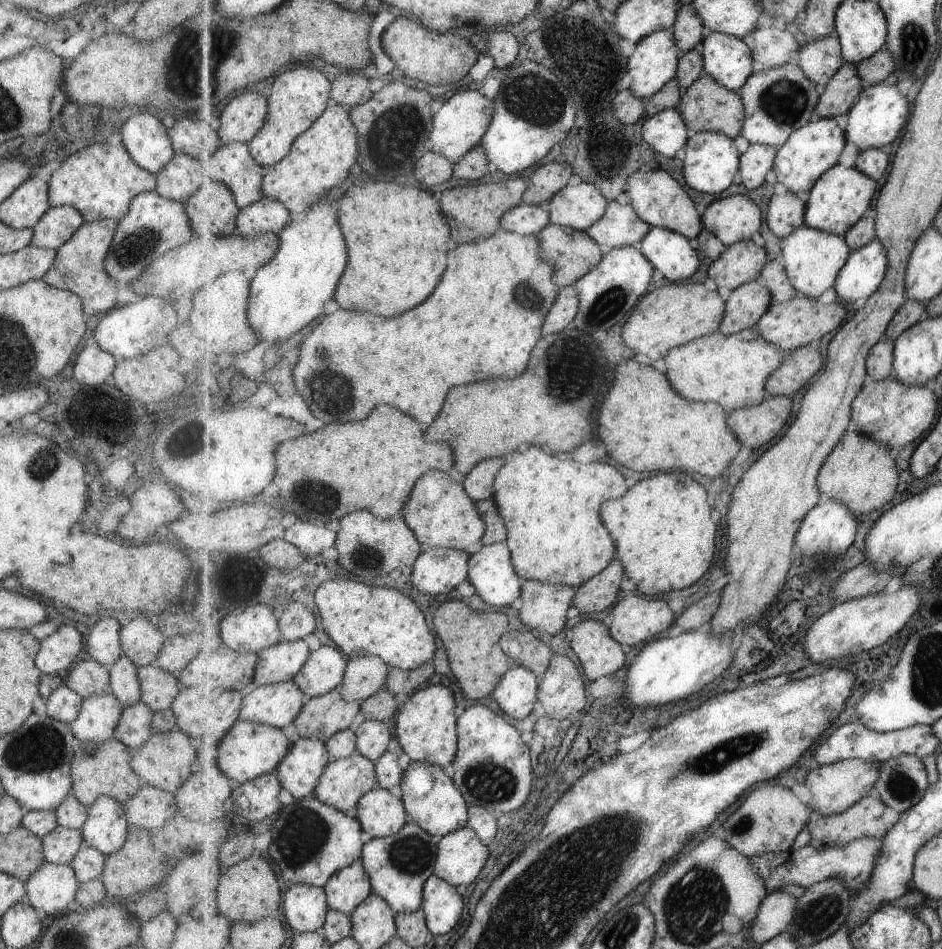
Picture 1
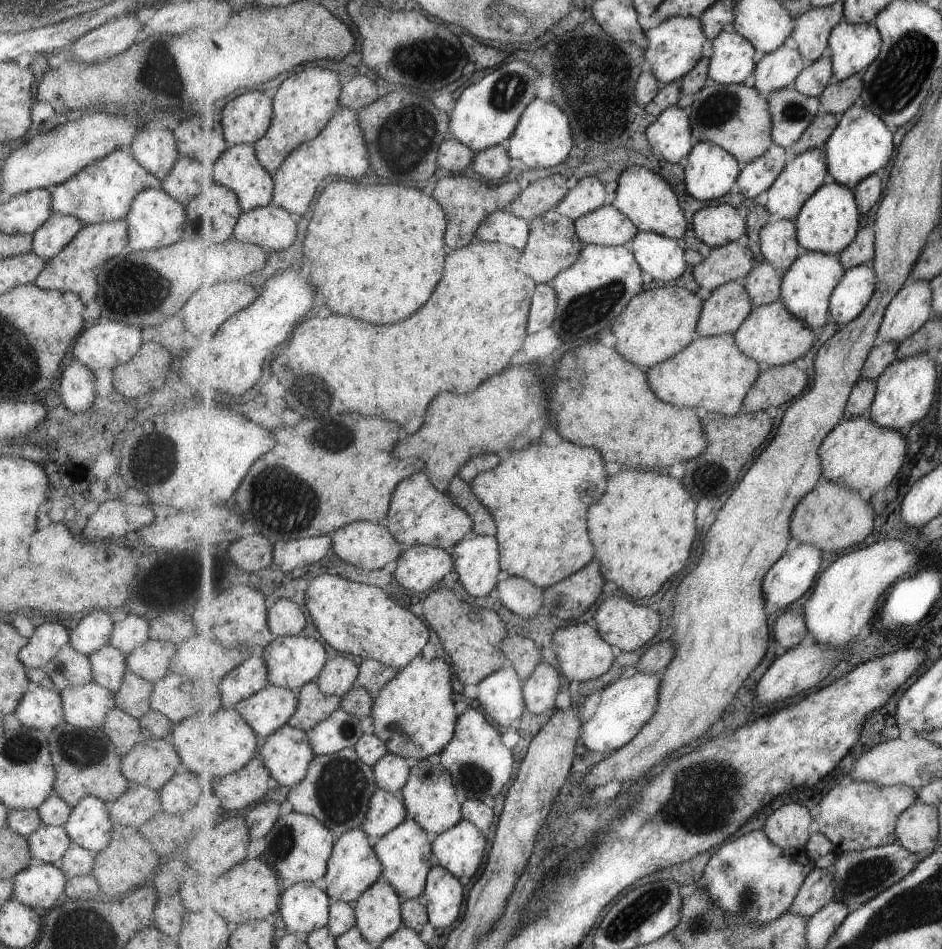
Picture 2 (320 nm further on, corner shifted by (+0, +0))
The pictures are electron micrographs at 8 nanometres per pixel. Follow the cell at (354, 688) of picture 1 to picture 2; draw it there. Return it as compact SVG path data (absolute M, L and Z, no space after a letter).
M352 656L329 658L321 674L314 680L326 695L342 698L349 692L358 677L360 666L355 664Z

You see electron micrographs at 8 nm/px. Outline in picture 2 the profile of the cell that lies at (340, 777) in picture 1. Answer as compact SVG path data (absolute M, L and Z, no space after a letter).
M351 747L330 755L315 755L307 776L296 787L292 787L287 795L287 800L292 804L293 811L314 816L326 824L327 828L330 828L331 832L334 832L334 835L339 838L348 830L359 829L365 822L370 810L371 797L378 789L374 768L364 762L354 747Z

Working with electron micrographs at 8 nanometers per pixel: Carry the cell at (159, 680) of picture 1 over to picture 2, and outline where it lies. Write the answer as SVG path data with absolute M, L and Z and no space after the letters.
M124 673L120 685L112 692L114 706L131 718L138 719L150 709L148 696L151 689L152 682L131 673Z

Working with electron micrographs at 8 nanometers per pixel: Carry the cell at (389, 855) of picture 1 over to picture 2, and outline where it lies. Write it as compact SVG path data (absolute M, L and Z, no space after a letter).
M407 818L402 825L388 832L373 844L379 860L382 862L381 880L389 881L403 901L420 898L426 891L429 871L436 865L432 851L433 838L434 836L418 821Z

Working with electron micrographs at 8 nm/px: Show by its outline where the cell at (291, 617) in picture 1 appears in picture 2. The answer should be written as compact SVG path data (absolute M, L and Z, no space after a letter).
M282 598L268 608L268 624L276 637L295 636L307 626L307 616L295 602Z

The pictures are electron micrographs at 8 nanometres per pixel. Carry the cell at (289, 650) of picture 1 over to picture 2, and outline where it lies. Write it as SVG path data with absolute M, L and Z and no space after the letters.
M256 652L241 666L226 674L219 683L222 706L231 709L269 684L266 660Z

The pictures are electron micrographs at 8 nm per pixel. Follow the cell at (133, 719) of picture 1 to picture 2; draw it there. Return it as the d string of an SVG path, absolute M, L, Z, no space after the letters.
M115 706L107 712L100 728L121 753L142 739L138 720Z

